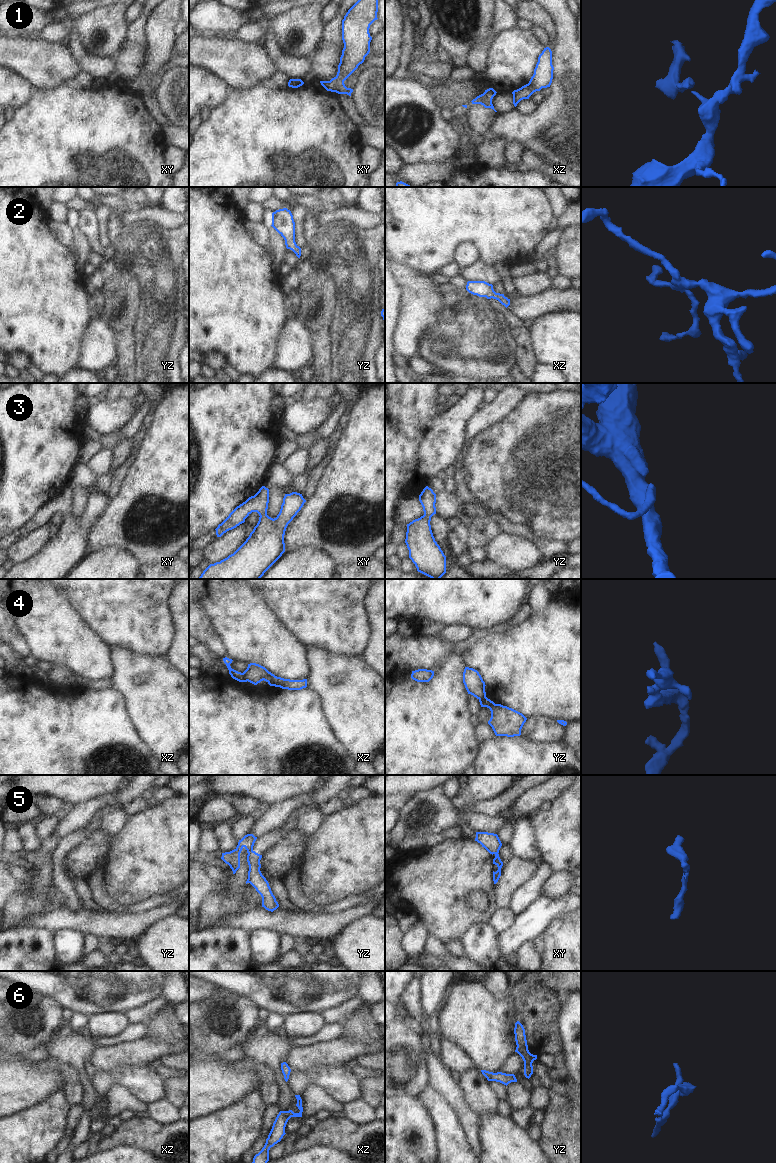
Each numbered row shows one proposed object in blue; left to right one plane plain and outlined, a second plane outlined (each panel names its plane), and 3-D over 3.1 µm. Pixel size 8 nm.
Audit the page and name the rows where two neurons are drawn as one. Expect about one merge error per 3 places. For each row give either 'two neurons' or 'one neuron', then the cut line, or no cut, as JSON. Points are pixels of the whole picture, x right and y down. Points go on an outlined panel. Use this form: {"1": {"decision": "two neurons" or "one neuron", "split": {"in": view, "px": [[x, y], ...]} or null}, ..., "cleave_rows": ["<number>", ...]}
{"1": {"decision": "two neurons", "split": {"in": "xy", "px": [[335, 77], [336, 91]]}}, "2": {"decision": "one neuron", "split": null}, "3": {"decision": "one neuron", "split": null}, "4": {"decision": "two neurons", "split": {"in": "xz", "px": [[242, 673], [246, 681]]}}, "5": {"decision": "two neurons", "split": {"in": "yz", "px": [[252, 850], [248, 853]]}}, "6": {"decision": "two neurons", "split": {"in": "xz", "px": [[288, 1111], [290, 1117]]}}, "cleave_rows": ["1", "4", "5", "6"]}

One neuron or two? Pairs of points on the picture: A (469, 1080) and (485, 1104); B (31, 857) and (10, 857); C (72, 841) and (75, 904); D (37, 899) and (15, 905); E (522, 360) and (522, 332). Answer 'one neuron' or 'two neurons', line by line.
A: one neuron
B: two neurons
C: one neuron
D: one neuron
E: one neuron

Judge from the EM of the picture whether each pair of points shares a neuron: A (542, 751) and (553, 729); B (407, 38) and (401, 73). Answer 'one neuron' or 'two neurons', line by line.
A: two neurons
B: one neuron

